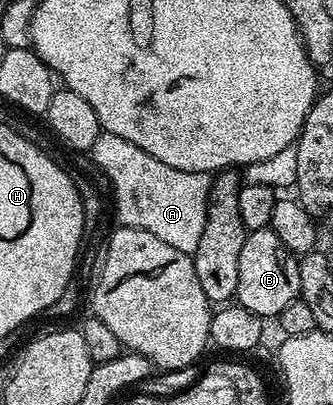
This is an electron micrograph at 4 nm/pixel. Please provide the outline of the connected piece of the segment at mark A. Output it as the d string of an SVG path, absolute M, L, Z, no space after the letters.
M104 132L95 140L91 157L113 185L113 198L117 201L116 221L120 225L151 232L151 236L159 236L159 240L171 244L171 248L179 248L179 252L192 256L195 248L199 248L199 236L203 236L203 224L207 220L209 192L213 189L213 178L210 175L171 168L171 164L163 164L163 160L155 160L155 156L143 152L143 148L123 140L123 136Z

